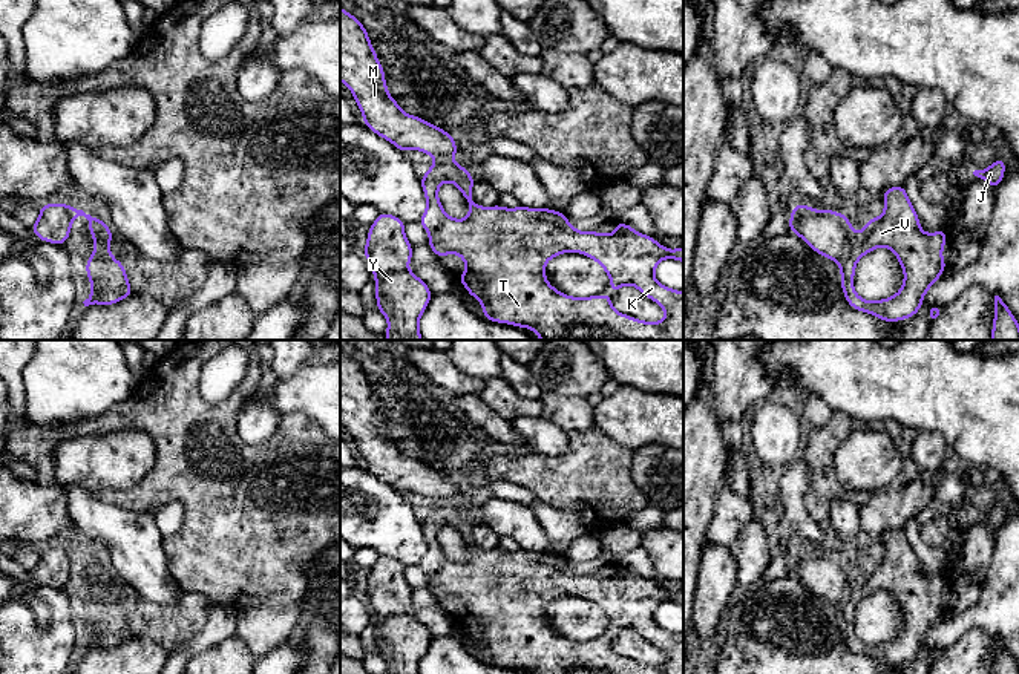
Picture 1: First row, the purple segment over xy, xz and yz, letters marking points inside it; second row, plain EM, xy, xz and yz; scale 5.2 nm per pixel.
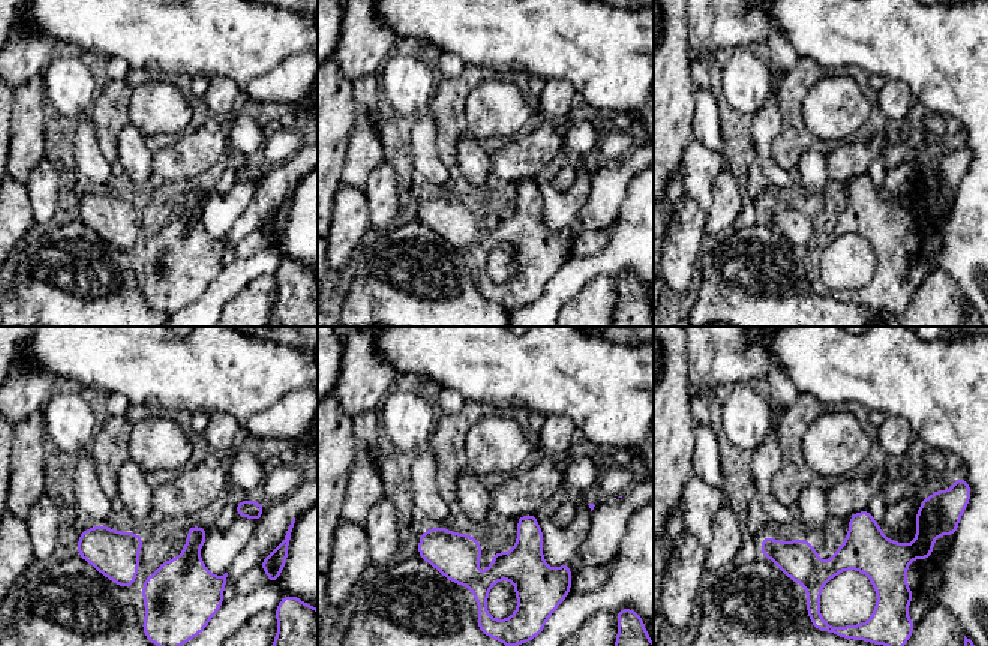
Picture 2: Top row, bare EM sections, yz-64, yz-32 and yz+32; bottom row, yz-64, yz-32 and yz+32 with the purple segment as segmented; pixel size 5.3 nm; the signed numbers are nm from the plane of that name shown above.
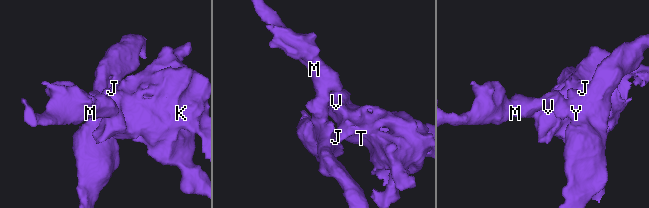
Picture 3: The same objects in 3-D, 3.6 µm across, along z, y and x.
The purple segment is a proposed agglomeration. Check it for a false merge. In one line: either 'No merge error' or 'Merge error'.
Merge error

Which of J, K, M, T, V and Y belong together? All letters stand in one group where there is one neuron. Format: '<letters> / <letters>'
J K T V / M Y

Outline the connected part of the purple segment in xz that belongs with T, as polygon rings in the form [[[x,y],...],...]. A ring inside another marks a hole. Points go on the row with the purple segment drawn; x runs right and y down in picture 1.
[[[452,159],[437,161],[420,179],[428,207],[418,224],[429,234],[429,248],[437,257],[458,254],[466,271],[457,279],[467,293],[481,302],[487,320],[530,328],[541,340],[683,340],[683,291],[671,290],[654,277],[663,259],[683,262],[683,247],[668,250],[656,239],[616,222],[611,234],[579,231],[564,213],[552,208],[501,205],[481,207],[473,202],[475,179],[469,170]],[[455,184],[469,204],[466,219],[451,218],[440,204],[438,187]],[[575,251],[596,260],[610,277],[610,296],[572,297],[553,288],[546,279],[546,262]],[[624,285],[633,285],[656,302],[667,314],[660,322],[644,322],[611,306],[611,296]]]

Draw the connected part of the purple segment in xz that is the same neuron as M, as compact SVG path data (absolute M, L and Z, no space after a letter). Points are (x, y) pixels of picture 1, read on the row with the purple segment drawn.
M340 8L340 81L354 95L363 124L400 152L414 149L437 161L452 159L457 144L451 133L401 110L389 95L385 70L362 21Z

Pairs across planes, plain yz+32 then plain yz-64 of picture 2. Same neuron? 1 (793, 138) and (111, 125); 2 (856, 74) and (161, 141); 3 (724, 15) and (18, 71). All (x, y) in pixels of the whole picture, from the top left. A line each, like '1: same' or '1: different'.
1: same
2: same
3: same

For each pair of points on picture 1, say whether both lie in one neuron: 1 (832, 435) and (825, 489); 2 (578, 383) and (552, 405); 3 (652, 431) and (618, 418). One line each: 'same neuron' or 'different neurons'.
1: same neuron
2: different neurons
3: same neuron

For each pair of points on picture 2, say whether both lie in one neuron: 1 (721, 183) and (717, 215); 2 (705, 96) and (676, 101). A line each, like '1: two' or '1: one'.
1: one
2: two

